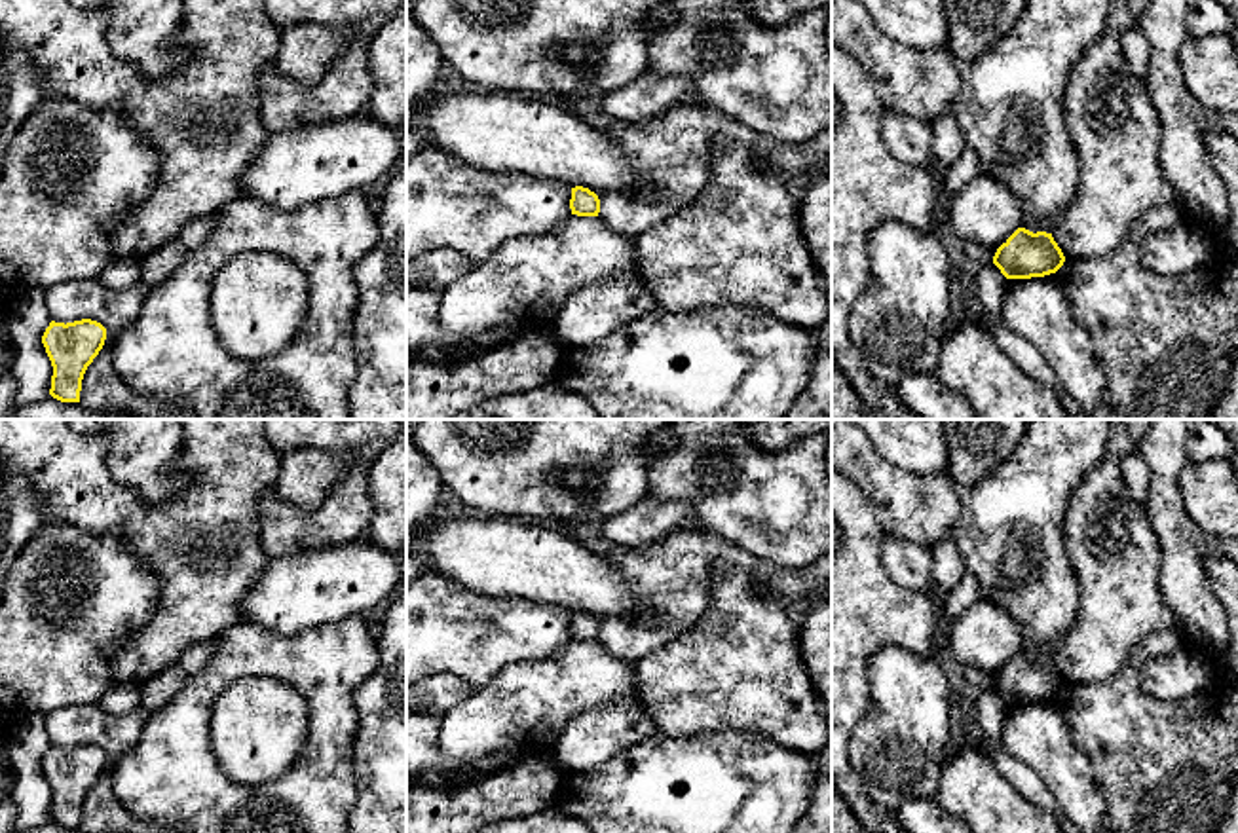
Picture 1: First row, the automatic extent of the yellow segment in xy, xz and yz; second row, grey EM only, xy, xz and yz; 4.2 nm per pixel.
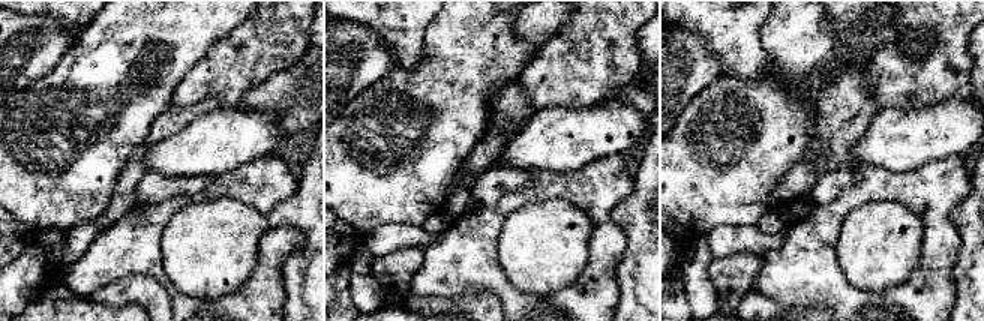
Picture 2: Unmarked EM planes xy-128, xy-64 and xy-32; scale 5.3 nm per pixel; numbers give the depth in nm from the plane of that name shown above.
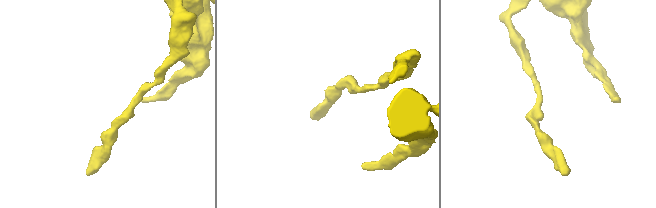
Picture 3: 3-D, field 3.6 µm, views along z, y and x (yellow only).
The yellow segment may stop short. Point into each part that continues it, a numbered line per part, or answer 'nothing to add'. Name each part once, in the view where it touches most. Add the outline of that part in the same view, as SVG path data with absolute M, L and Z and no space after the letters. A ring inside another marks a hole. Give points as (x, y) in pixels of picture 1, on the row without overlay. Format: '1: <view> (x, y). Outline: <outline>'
nothing to add

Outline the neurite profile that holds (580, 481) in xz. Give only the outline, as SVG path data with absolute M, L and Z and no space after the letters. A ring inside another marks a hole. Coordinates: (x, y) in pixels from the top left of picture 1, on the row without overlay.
M566 471L560 474L558 482L568 486L570 490L577 490L577 491L585 493L598 484L598 476L589 474L585 471Z

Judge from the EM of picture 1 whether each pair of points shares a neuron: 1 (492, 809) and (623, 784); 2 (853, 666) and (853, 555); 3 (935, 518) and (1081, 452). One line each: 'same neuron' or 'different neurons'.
1: different neurons
2: same neuron
3: different neurons

